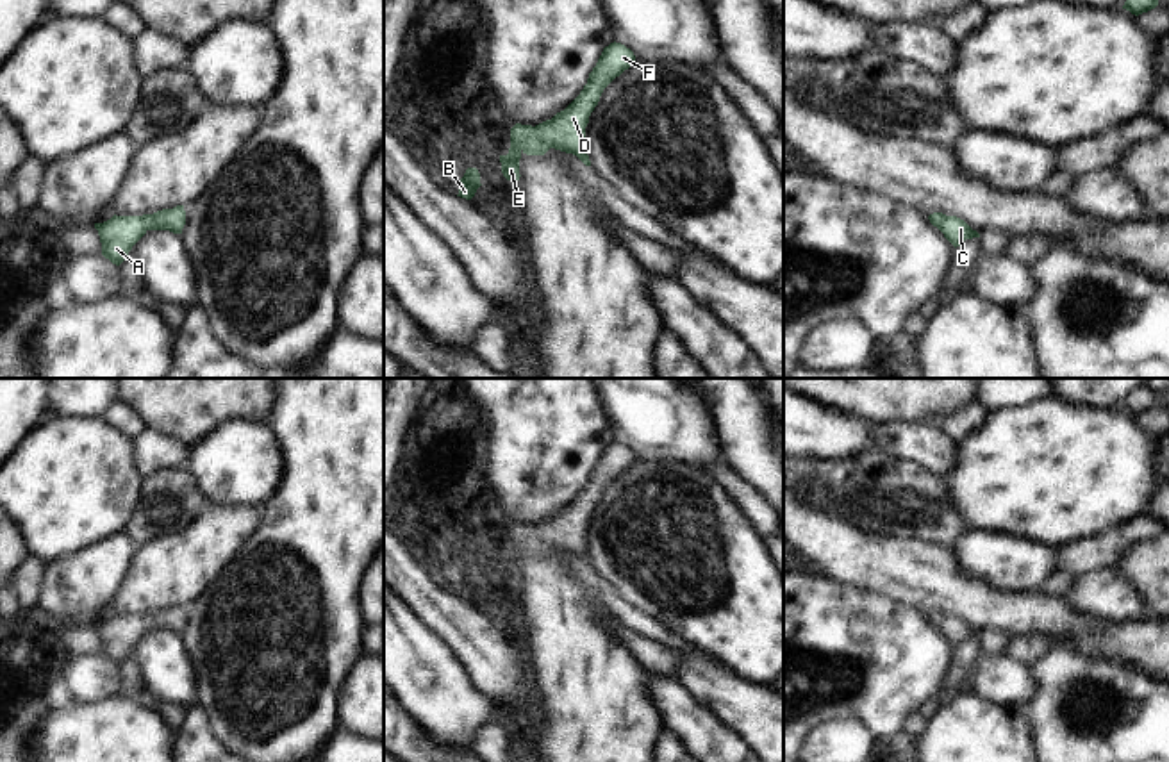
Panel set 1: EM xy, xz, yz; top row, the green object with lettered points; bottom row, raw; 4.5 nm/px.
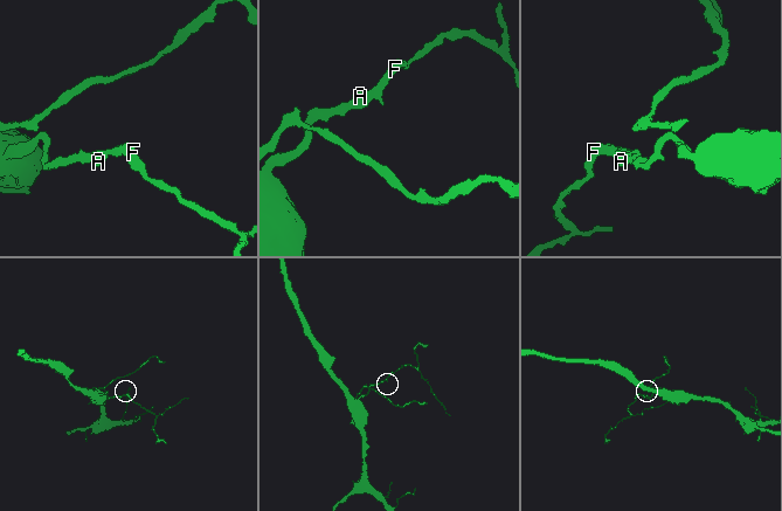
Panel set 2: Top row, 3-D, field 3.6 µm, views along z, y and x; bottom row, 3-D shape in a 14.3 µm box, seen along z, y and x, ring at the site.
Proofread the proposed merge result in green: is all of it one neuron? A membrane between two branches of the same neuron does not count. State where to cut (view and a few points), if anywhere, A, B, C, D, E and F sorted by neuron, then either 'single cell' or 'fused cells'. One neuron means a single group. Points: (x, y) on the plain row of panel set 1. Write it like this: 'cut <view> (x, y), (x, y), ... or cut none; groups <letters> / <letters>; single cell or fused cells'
cut none; groups A B C D E F; single cell

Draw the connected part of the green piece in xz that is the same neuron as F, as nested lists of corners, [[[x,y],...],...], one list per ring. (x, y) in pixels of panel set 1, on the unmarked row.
[[[621,443],[603,448],[596,466],[589,473],[580,494],[551,519],[535,526],[516,523],[510,528],[510,548],[500,555],[502,573],[507,580],[519,580],[519,559],[526,555],[544,555],[550,548],[576,555],[591,566],[585,548],[585,526],[589,516],[600,501],[603,489],[635,462],[635,455]]]

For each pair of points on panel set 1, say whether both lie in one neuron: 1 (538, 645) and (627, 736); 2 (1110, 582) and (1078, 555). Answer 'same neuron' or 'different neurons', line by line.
1: same neuron
2: different neurons

